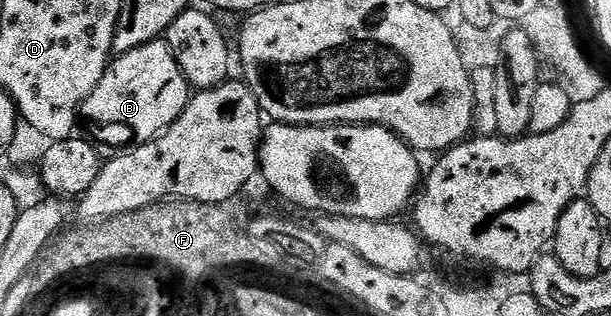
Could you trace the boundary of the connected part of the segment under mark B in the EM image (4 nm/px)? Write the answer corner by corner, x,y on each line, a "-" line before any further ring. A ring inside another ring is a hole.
158,39
114,56
79,113
90,121
89,129
98,142
106,141
113,151
125,151
161,136
184,111
190,96
189,80
175,63
171,47

